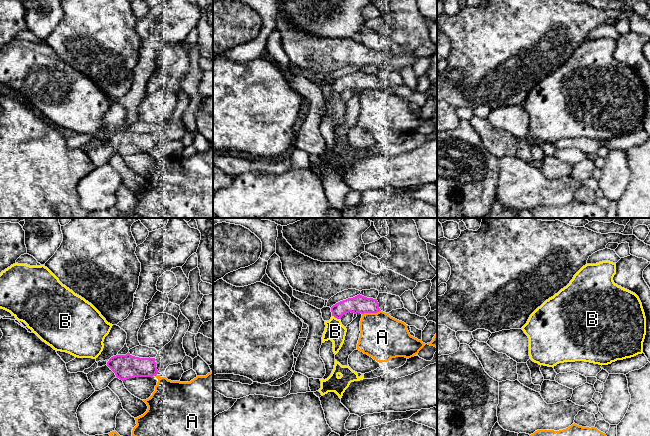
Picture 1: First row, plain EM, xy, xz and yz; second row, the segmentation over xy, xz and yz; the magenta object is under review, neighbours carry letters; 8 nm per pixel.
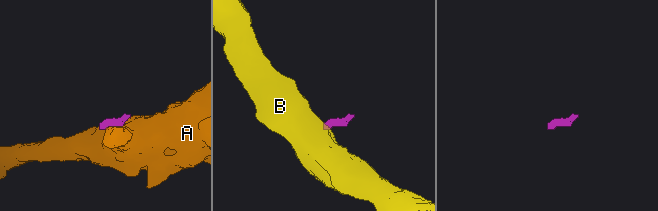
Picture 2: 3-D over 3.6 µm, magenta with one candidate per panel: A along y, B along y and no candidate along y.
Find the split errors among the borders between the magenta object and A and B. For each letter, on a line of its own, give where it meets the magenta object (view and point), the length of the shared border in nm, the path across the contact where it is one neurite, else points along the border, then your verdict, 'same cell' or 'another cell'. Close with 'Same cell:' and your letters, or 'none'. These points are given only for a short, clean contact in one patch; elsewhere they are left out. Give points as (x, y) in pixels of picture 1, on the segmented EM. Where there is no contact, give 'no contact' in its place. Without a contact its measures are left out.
A: xz (371, 312) | 160 nm | another cell
B: xz (336, 317) | 70 nm | along xz (332, 315), (339, 319) | another cell
Same cell: none

